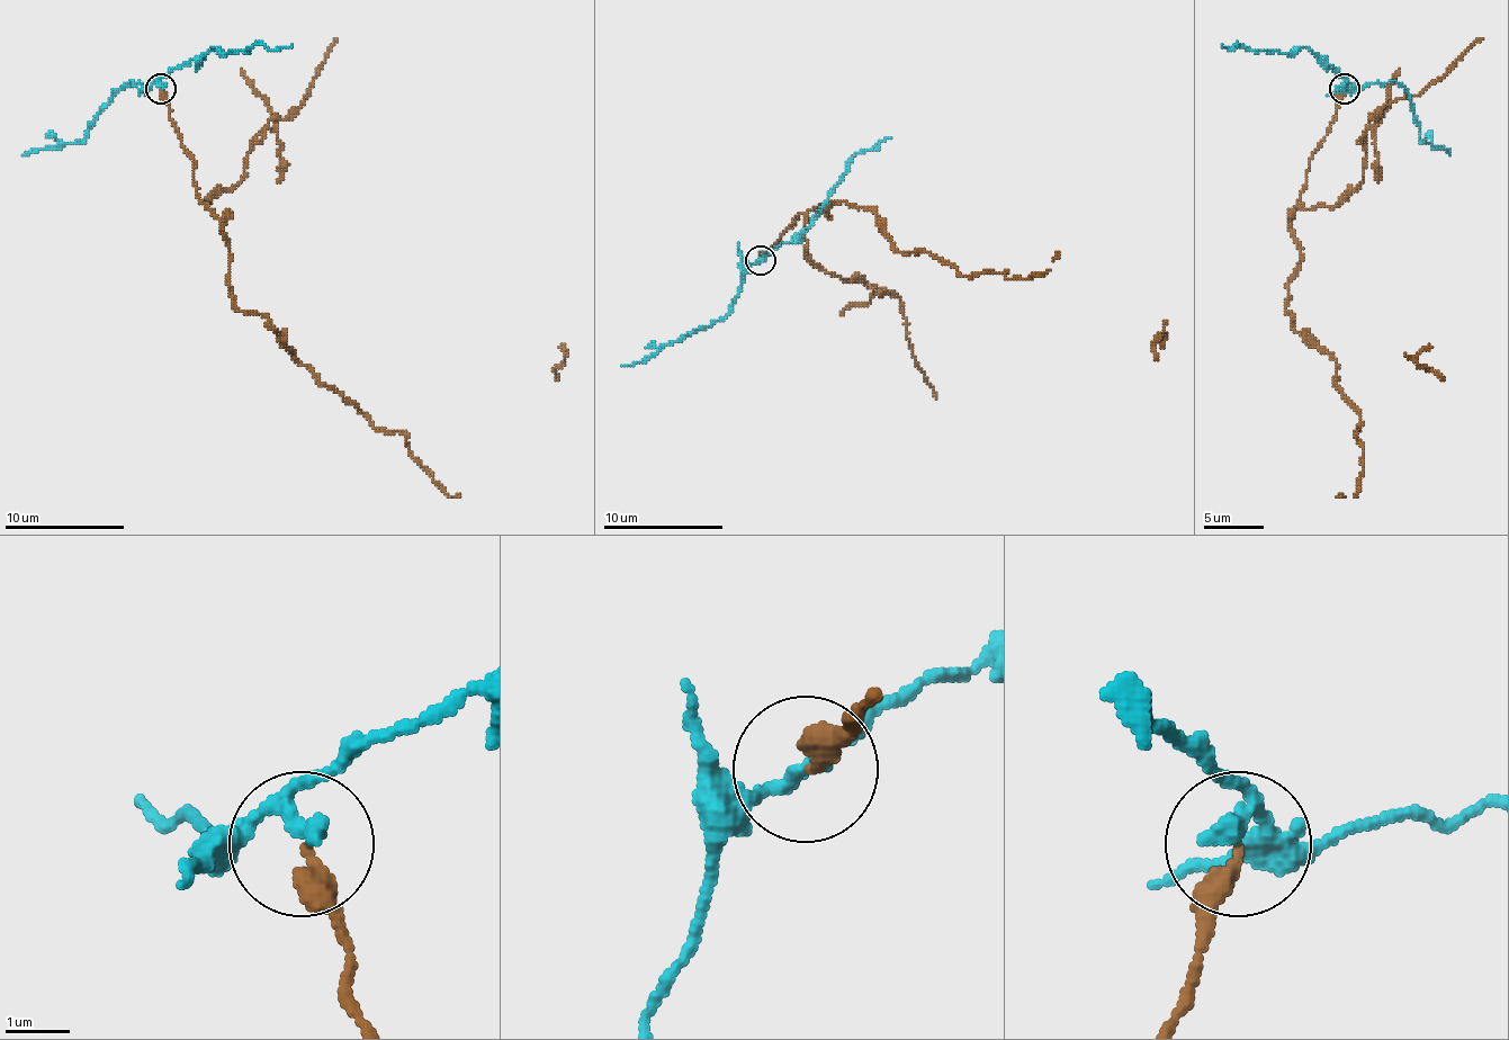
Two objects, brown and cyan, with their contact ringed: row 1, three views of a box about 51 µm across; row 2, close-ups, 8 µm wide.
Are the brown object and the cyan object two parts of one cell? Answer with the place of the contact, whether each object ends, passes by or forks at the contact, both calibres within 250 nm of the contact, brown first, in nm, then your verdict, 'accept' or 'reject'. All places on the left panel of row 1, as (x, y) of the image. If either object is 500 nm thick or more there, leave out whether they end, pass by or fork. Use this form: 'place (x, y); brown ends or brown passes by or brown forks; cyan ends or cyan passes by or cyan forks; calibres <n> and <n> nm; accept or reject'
place (161, 89); brown ends; cyan passes by; calibres 300 and 240 nm; reject

